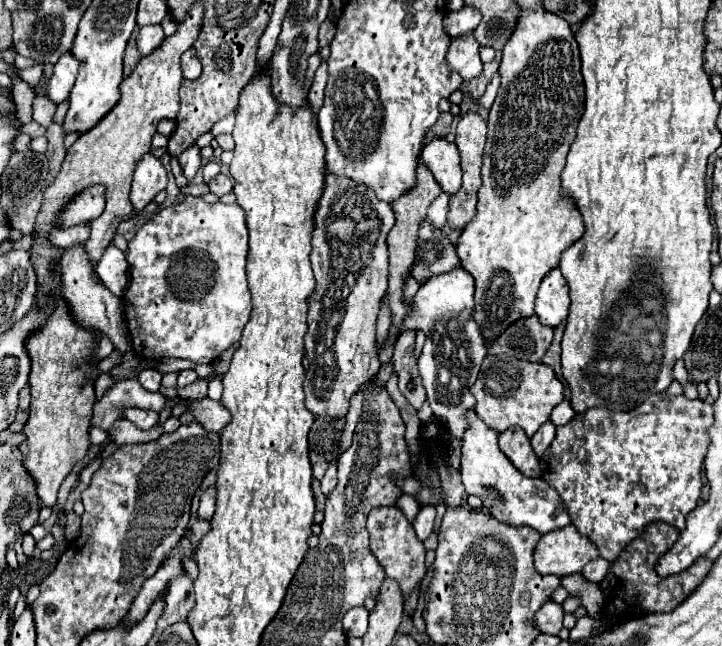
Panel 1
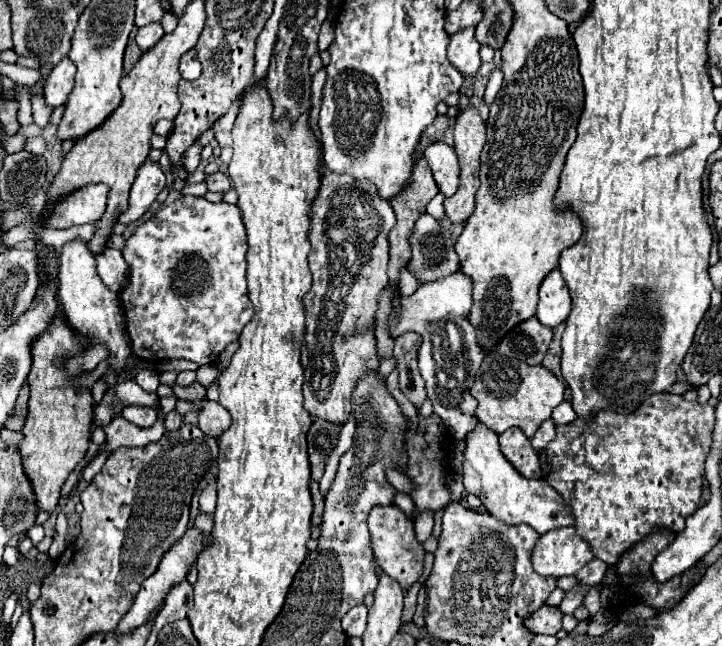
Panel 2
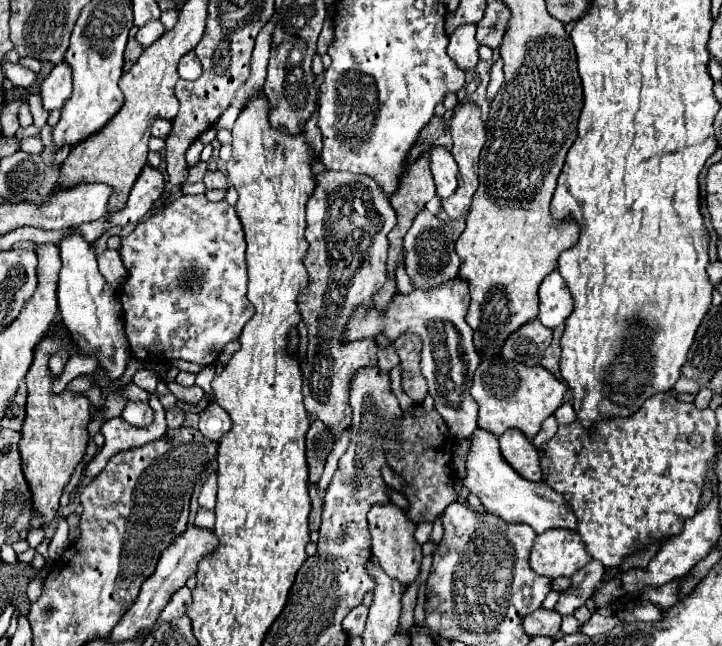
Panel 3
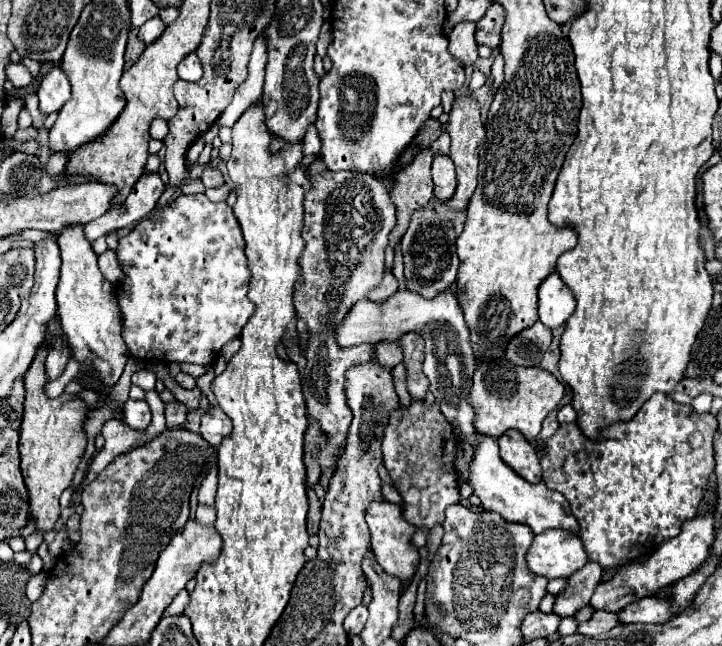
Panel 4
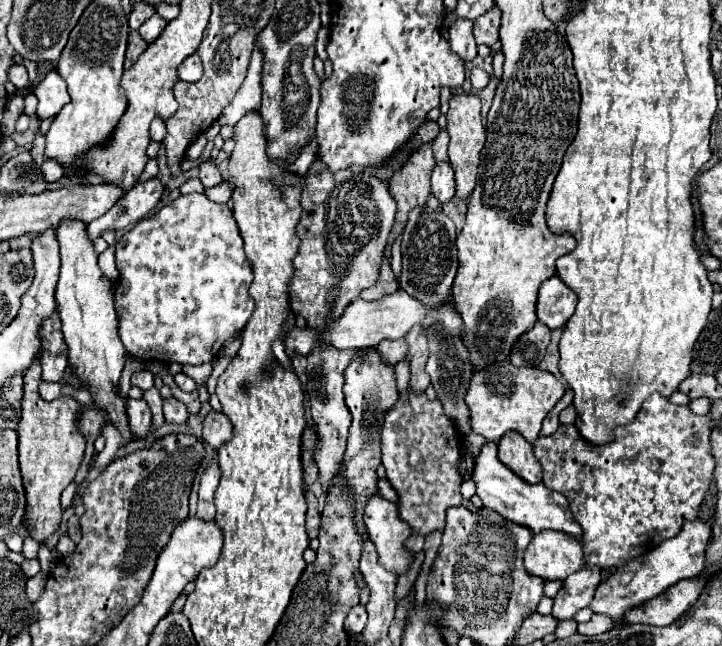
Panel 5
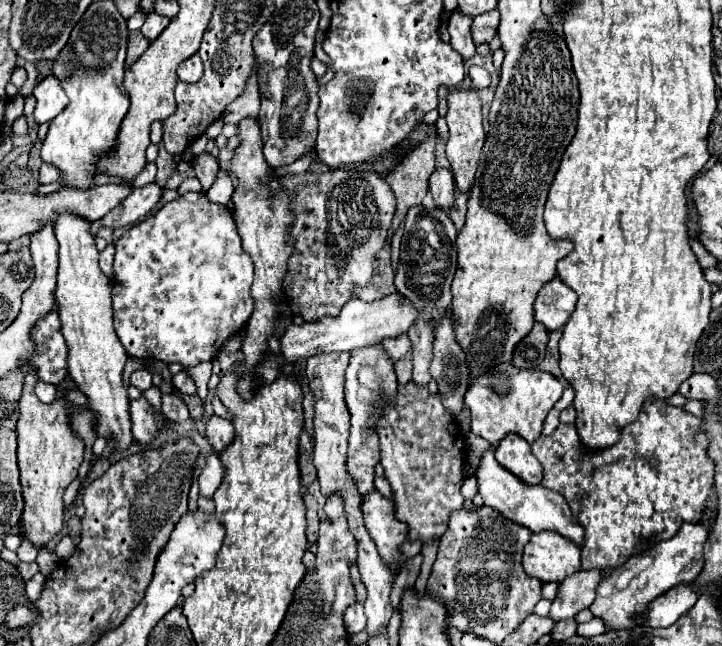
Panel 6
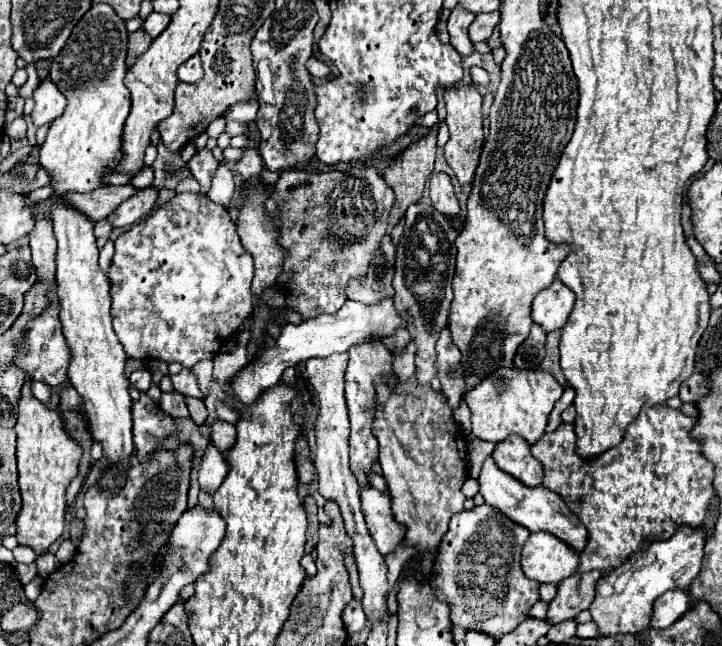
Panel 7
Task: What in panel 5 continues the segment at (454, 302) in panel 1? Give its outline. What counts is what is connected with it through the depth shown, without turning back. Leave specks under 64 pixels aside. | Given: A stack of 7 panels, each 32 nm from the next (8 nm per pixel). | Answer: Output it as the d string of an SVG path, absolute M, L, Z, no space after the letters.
M398 290L392 296L386 296L384 300L376 300L376 302L354 300L348 306L348 312L344 312L344 316L336 324L330 324L326 328L324 340L340 350L362 348L362 346L374 348L384 338L388 338L388 340L402 338L402 334L408 332L414 324L420 324L426 330L428 348L430 348L430 354L434 356L434 366L426 366L426 372L436 390L436 398L442 402L444 414L454 422L456 430L462 436L468 436L472 432L472 426L470 426L470 408L466 406L464 396L470 388L470 378L474 374L474 370L472 370L474 366L470 362L468 346L466 346L464 334L462 334L462 328L464 328L462 316L456 310L452 298L444 300L444 304L442 302L436 304L434 308L426 306L422 300L416 300L414 296L410 296L404 290Z

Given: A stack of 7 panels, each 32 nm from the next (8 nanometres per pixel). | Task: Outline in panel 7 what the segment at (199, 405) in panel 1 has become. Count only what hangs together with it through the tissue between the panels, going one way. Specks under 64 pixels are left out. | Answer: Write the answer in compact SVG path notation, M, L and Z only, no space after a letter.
M212 420L208 424L208 428L210 428L210 442L218 450L226 452L234 444L234 440L236 440L236 428L234 428L234 424L224 422L224 420Z

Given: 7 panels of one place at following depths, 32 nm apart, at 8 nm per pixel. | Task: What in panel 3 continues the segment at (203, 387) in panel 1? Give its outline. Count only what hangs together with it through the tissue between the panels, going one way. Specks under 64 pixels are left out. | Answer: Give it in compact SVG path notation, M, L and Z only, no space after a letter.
M168 382L168 388L178 400L184 400L188 404L196 404L196 402L200 402L204 398L204 390L198 384L194 384L190 388L184 388L184 386L176 384L176 382Z

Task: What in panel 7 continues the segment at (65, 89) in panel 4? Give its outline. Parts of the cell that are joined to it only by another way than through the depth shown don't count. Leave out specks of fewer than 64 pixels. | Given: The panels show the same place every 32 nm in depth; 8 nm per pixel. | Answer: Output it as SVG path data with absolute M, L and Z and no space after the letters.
M50 78L42 80L42 84L34 90L34 100L36 100L36 106L32 112L32 120L36 126L50 124L56 116L64 112L68 104L66 96L58 90L58 86Z

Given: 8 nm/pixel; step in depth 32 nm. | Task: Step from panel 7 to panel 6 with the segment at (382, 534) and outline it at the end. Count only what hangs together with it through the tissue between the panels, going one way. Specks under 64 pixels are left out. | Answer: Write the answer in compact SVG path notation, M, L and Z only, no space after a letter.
M378 490L364 496L362 512L364 524L378 548L378 554L390 568L402 558L400 546L408 538L408 526L394 516L394 502L384 498Z

